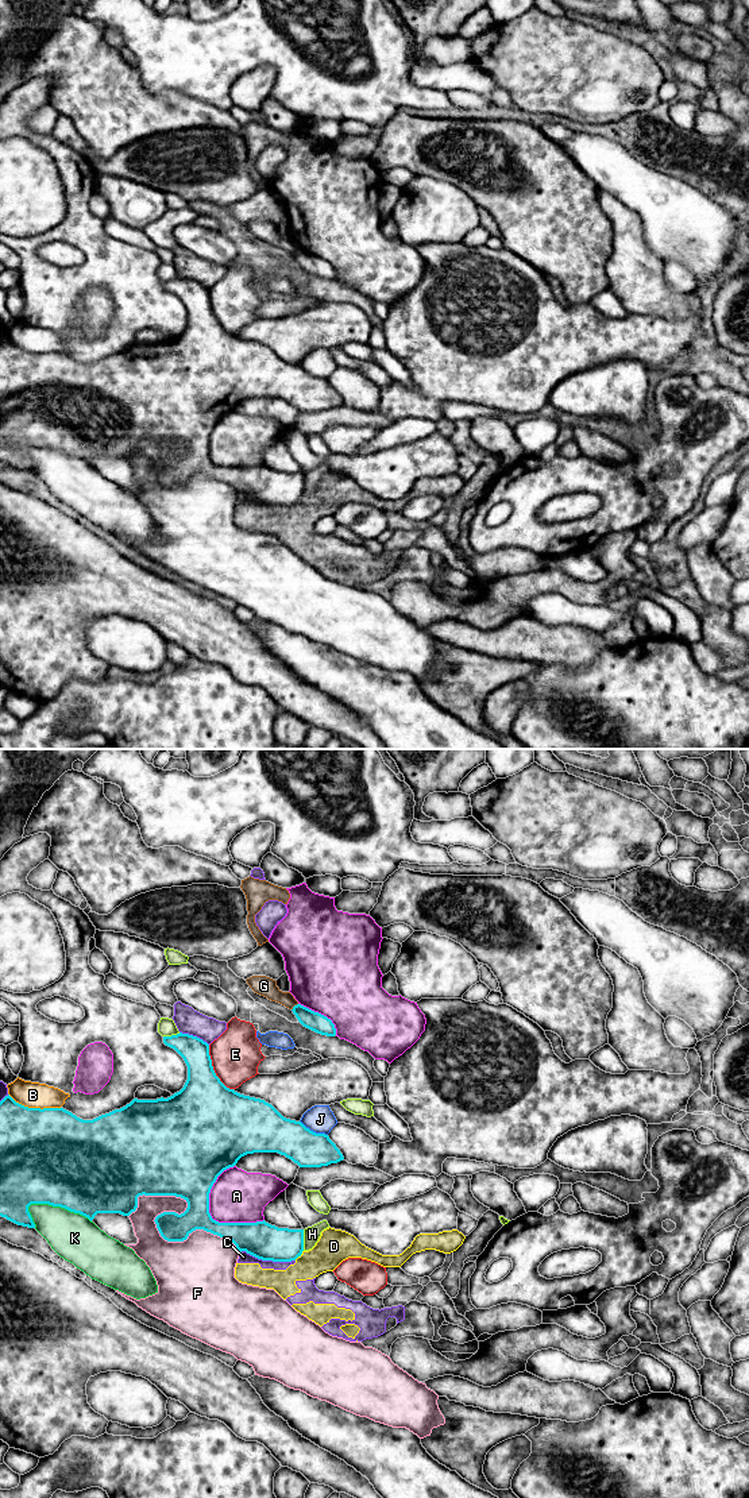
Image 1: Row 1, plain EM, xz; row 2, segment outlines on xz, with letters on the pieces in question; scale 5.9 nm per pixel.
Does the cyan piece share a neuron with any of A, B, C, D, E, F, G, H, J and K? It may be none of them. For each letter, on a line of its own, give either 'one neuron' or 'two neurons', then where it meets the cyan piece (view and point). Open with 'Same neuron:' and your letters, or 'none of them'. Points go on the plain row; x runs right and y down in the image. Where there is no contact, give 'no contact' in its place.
Same neuron: none of them
A: two neurons | xz (212, 463)
B: two neurons | xz (34, 352)
C: two neurons | xz (267, 504)
D: two neurons | xz (297, 501)
E: two neurons | xz (212, 313)
F: two neurons | xz (158, 459)
G: two neurons | xz (293, 251)
H: two neurons | xz (302, 485)
J: two neurons | xz (312, 375)
K: two neurons | xz (60, 450)

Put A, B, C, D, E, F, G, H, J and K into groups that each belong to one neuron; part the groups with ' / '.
A / B / C D / E / F / G / H / J / K

